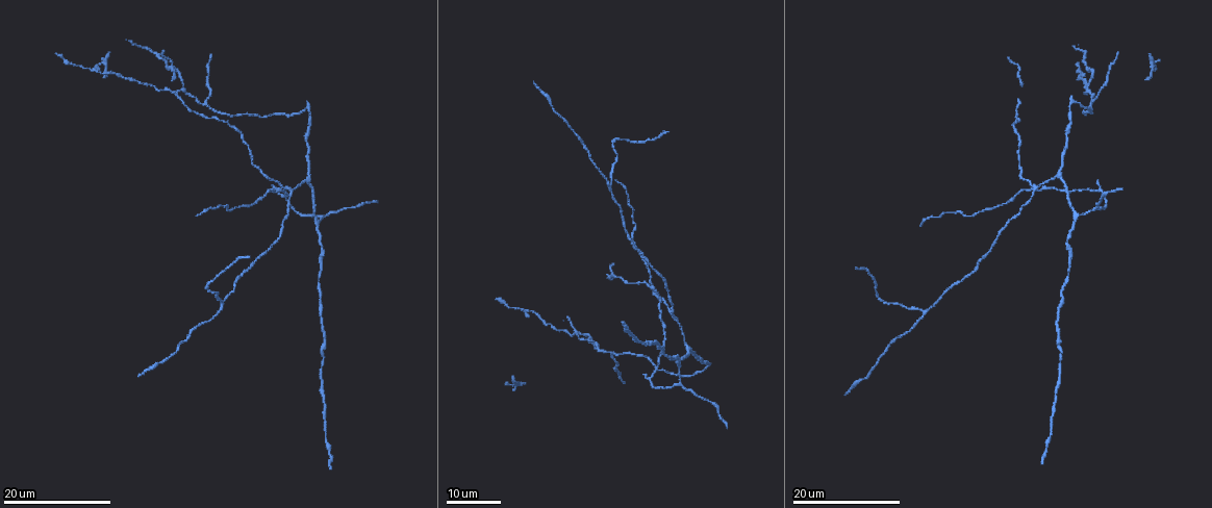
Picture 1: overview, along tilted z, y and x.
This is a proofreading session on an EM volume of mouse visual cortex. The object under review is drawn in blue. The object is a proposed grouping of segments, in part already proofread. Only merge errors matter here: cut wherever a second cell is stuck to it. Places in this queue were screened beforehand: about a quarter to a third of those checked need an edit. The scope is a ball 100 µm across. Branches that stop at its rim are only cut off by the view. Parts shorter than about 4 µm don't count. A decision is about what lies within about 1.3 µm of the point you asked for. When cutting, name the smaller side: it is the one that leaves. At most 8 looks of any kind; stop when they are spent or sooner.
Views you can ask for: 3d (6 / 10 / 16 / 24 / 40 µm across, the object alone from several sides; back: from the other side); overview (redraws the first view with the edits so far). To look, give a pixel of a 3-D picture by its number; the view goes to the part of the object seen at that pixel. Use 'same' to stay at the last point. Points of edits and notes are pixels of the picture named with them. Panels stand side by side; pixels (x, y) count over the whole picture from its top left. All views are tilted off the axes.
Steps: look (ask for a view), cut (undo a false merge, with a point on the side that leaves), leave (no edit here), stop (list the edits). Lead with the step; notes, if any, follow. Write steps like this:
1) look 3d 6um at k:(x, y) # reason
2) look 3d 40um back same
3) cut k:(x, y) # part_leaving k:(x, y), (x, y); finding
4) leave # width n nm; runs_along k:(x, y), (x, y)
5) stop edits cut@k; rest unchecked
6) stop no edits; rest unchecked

look 3d 16um at 1:(611, 354) # a fork

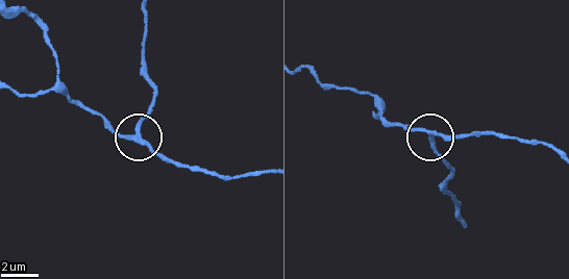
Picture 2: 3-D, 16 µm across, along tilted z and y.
look 3d 10um at 2:(431, 136) # closer look

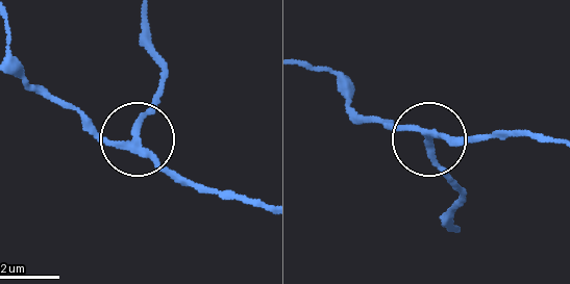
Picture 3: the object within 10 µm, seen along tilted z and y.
leave # width 190 nm; runs_along 3:(554, 143), (438, 134), (430, 146), (456, 187); all the same cell

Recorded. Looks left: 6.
look 3d 16um at 1:(597, 343) # arms part here

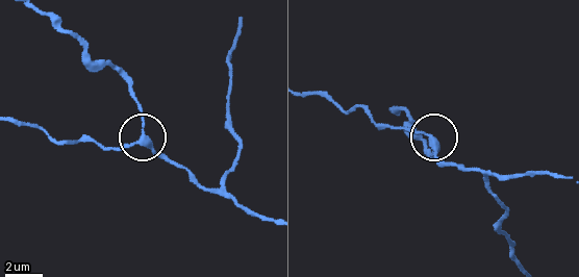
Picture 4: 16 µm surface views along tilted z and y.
look 3d 10um at 4:(143, 136) # zoom in

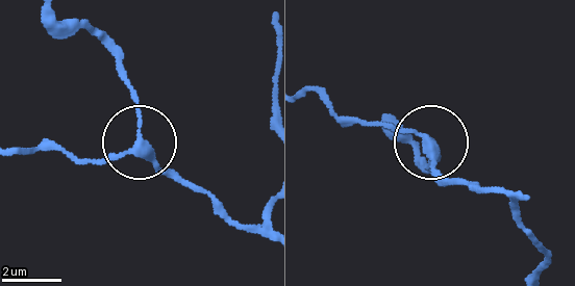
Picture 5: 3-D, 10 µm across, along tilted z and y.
leave # arms 3; all the same cell

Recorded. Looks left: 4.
look 3d 16um at 1:(1060, 177) # a fork

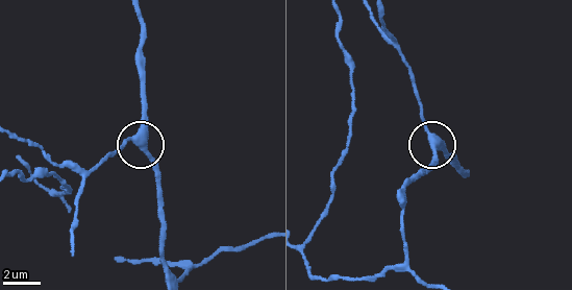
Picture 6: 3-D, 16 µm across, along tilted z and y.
look 3d 10um at 6:(434, 143) # closer look

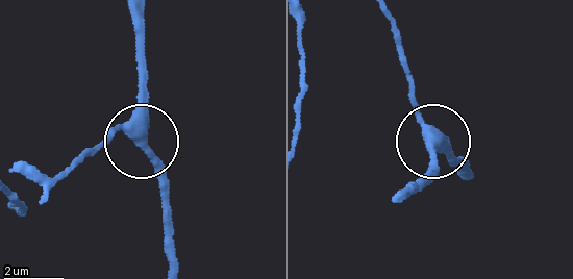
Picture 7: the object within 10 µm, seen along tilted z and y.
leave # runs_along 7:(147, 76), (143, 147), (167, 192); all the same cell

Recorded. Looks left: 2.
look 3d 16um at 1:(681, 383) # three-way junction

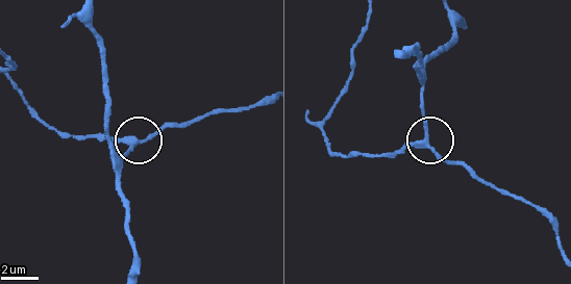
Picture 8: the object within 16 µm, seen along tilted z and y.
look 3d 6um at 8:(427, 146)

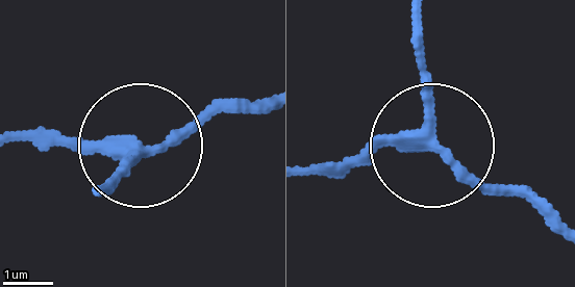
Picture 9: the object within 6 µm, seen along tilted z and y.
leave # width 240 nm; runs_along 9:(101, 192), (188, 127), (263, 100); one cell here

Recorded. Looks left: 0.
stop no edits; rest unchecked

